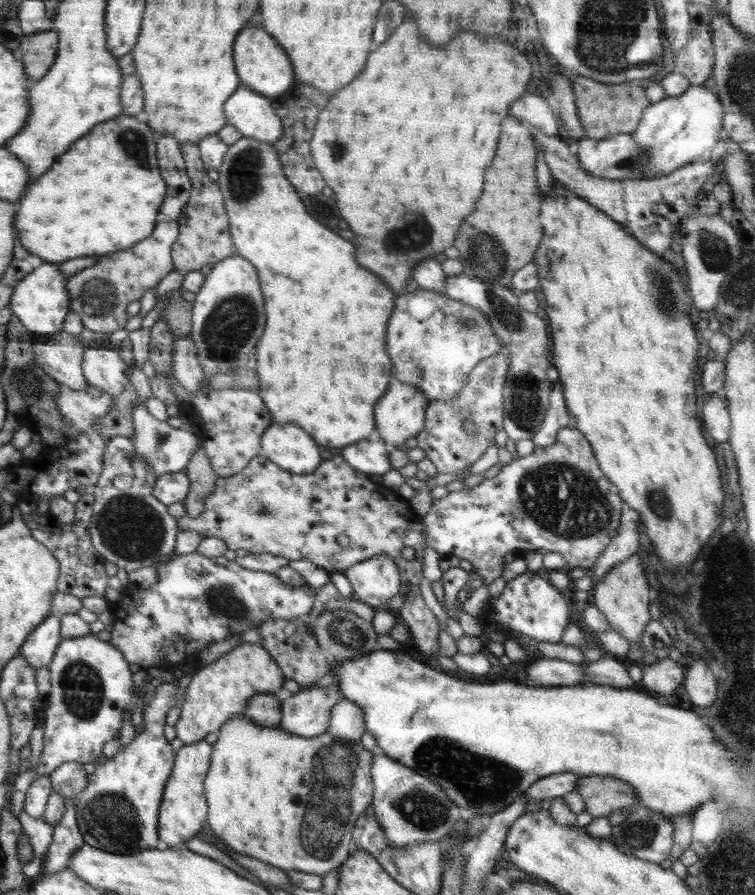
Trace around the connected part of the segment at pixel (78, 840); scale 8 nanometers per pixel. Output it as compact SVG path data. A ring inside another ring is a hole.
M75 798L68 800L65 813L58 826L54 827L43 874L54 874L67 868L71 854L85 842L77 825Z

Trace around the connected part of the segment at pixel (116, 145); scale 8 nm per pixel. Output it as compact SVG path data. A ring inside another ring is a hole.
M120 114L116 118L101 123L98 125L98 130L94 130L94 134L86 133L78 146L70 148L70 154L62 154L62 162L58 162L58 166L54 166L54 170L50 170L50 174L46 174L46 178L42 178L42 182L34 182L32 186L28 186L26 191L28 194L26 196L23 194L20 198L17 209L18 233L16 238L21 249L27 254L40 257L43 262L58 262L58 264L61 264L71 258L116 253L117 251L129 249L130 246L136 245L138 241L144 241L147 237L150 237L150 234L153 234L156 230L154 228L156 226L156 216L158 216L160 204L164 202L166 189L168 189L164 176L160 171L160 164L157 162L157 140L159 137L143 117L126 114Z

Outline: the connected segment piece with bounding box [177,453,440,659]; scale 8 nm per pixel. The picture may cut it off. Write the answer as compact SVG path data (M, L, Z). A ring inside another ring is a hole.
M259 454L240 471L230 478L219 477L216 486L204 500L204 512L198 518L182 517L178 519L178 530L184 532L193 530L203 534L203 538L221 538L228 549L238 553L269 552L287 558L289 561L306 559L318 567L322 567L329 575L344 573L346 568L357 562L368 560L377 554L387 554L398 566L400 581L408 586L408 593L400 595L403 604L399 608L397 618L404 622L411 632L410 644L430 658L438 658L438 619L430 611L420 591L420 581L424 578L422 565L424 562L425 535L420 521L409 506L409 500L399 497L396 490L384 488L383 484L375 484L366 473L351 468L342 456L326 459L314 472L300 475L291 474L274 465L268 457ZM410 546L416 551L412 561L402 558L403 548Z

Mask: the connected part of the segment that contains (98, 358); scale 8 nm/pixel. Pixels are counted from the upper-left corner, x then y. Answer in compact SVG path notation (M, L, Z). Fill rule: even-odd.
M112 346L90 347L85 349L83 357L83 373L90 385L119 395L125 392L130 384L128 366L122 362L123 358L114 352Z

